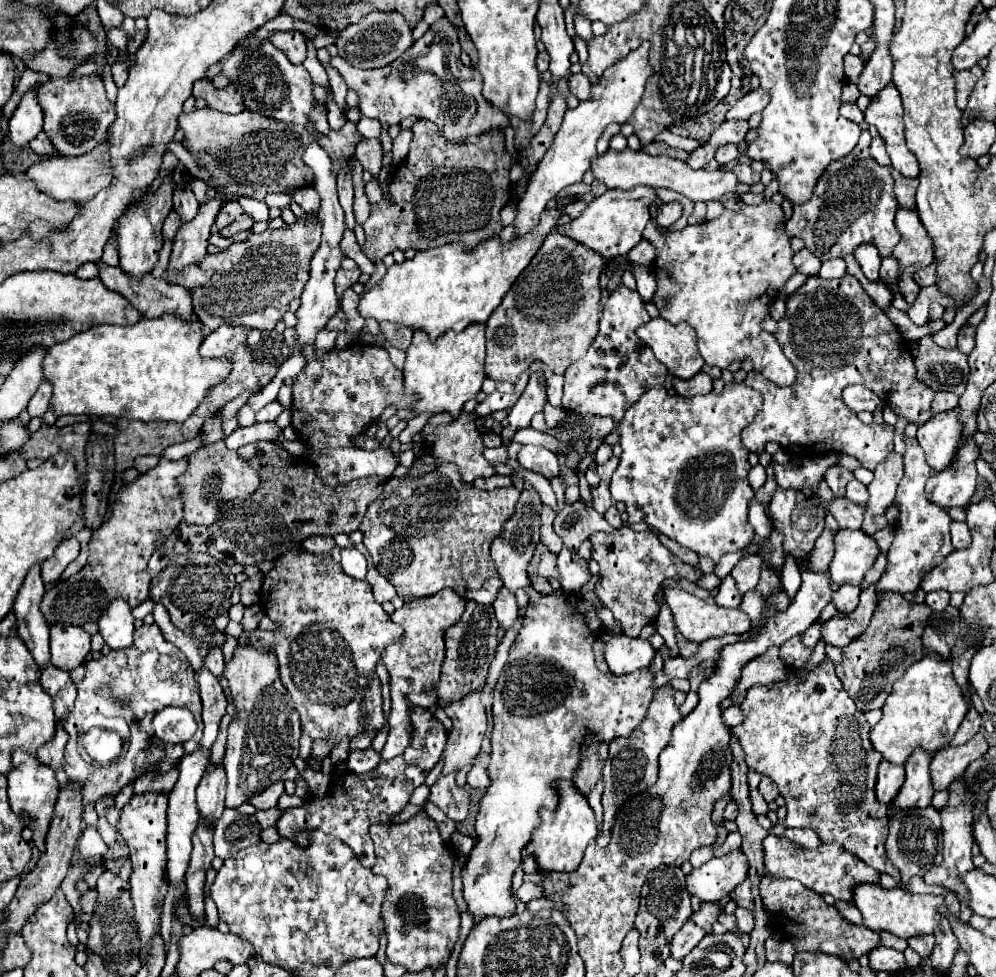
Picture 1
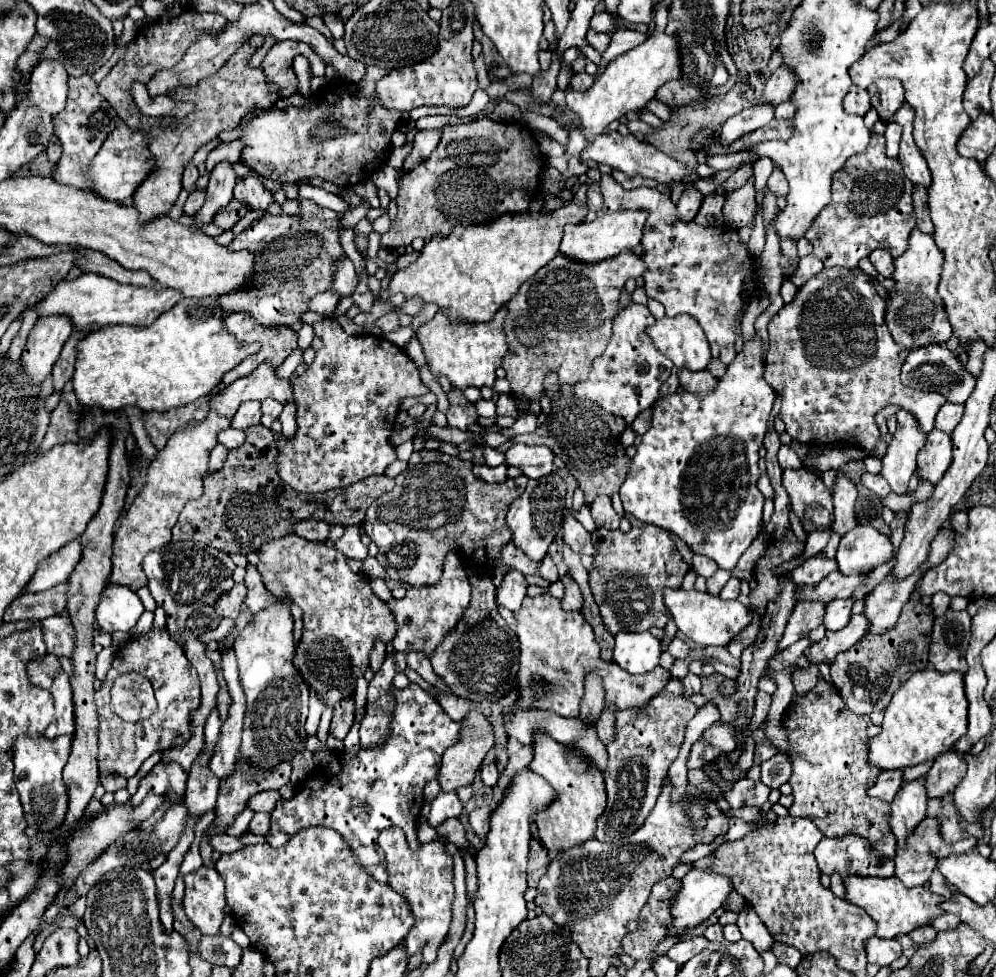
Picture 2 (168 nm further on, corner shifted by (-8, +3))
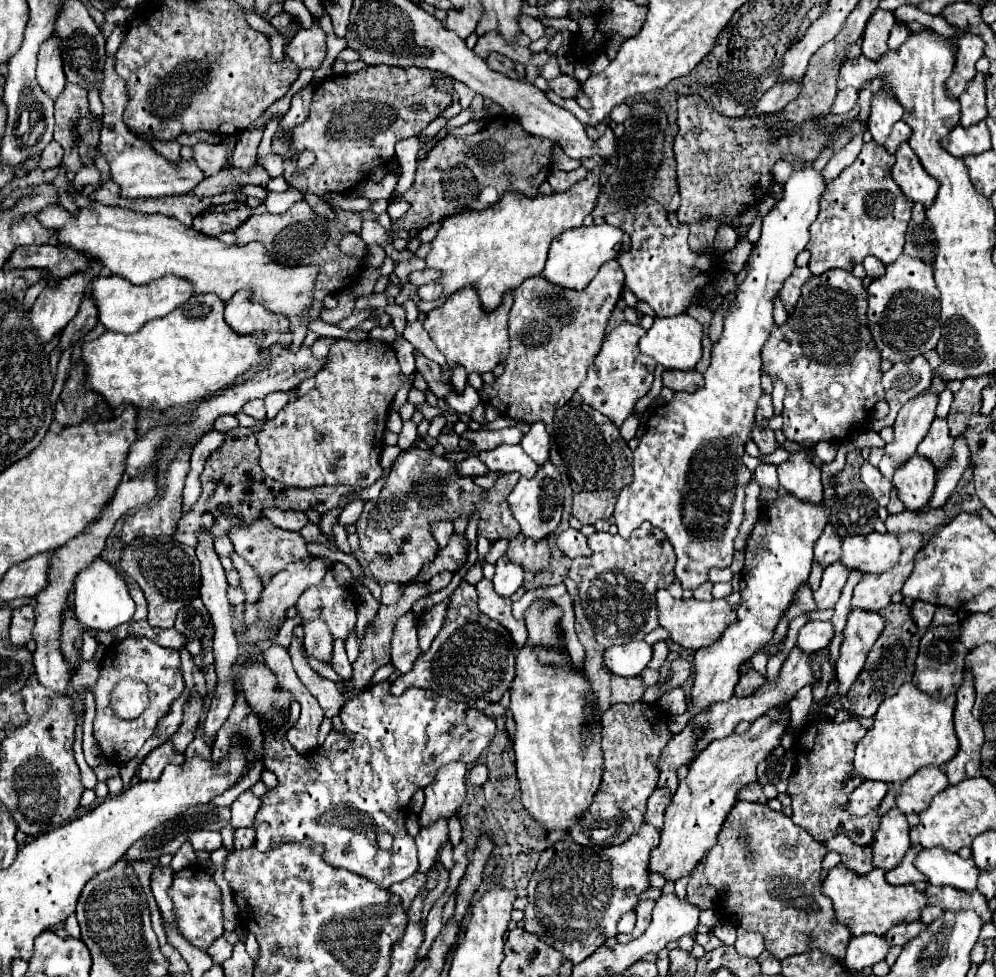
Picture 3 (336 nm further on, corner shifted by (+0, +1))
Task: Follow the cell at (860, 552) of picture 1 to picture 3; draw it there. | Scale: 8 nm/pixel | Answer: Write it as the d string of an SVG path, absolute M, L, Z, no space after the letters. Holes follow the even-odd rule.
M871 532L865 536L849 536L843 542L841 562L859 572L881 574L899 562L901 544L895 534Z

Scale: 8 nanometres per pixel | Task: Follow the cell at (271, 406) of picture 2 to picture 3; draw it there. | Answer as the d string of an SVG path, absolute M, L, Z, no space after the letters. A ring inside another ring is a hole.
M251 400L243 406L243 412L247 416L253 416L255 420L265 420L265 404L263 400Z

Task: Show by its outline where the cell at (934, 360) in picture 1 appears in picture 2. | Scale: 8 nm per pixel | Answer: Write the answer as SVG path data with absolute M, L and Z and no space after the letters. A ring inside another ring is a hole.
M923 346L917 350L911 350L909 356L905 358L905 364L901 368L901 382L905 386L917 388L917 390L931 390L943 394L949 402L963 404L973 388L975 388L975 378L967 372L963 362L947 348L947 346Z

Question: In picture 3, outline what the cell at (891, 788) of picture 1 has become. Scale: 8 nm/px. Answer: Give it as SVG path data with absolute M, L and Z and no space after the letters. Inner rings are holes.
M863 782L861 786L857 786L851 794L849 800L845 804L845 810L855 814L855 816L865 816L871 810L877 810L877 806L881 804L883 796L887 794L889 786L881 784L881 782Z

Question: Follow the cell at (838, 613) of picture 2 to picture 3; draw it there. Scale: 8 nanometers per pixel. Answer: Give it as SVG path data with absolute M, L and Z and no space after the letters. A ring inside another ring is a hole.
M807 622L797 636L797 648L801 648L801 652L809 654L809 652L817 652L821 648L825 648L829 644L829 640L833 638L833 626L831 622Z

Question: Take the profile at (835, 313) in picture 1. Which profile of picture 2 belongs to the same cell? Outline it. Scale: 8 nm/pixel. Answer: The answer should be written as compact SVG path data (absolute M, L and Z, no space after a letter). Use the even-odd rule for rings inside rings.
M823 268L817 276L805 282L791 304L785 304L769 320L769 352L765 358L767 384L781 396L781 420L787 426L787 434L811 446L849 442L859 446L865 454L883 458L887 444L875 424L875 412L887 404L895 404L911 412L919 424L919 430L931 432L935 426L935 414L947 400L937 392L919 392L901 384L899 372L903 360L899 352L905 348L893 340L885 322L885 300L879 298L875 286L861 272L847 268Z

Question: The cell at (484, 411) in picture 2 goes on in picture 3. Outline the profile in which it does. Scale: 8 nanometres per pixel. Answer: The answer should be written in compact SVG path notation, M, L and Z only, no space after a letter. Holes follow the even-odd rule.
M467 384L465 386L465 390L463 390L463 394L449 393L445 398L447 404L451 409L460 413L469 415L472 410L481 402L481 398L479 398L479 394L473 390L473 388Z

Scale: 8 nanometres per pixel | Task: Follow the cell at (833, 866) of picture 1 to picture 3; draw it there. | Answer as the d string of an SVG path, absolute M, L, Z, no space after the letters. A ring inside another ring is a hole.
M835 836L833 840L825 842L825 848L835 850L841 854L841 860L855 870L857 874L867 874L873 870L871 866L871 848L869 846L857 846L847 836Z

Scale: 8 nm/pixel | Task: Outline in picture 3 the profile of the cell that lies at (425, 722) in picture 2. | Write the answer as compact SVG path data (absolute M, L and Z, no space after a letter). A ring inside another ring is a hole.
M381 682L357 694L343 706L341 718L345 718L347 734L361 734L355 736L355 742L347 742L347 736L331 732L325 744L309 754L299 754L287 740L275 740L269 732L263 732L263 762L265 768L279 778L279 784L261 796L263 804L253 824L257 850L267 852L285 842L321 844L325 848L323 860L327 864L365 876L383 888L403 882L417 872L417 846L405 830L405 814L409 812L411 796L419 788L429 786L437 778L441 766L449 762L473 764L493 740L495 722L483 712L469 708L469 704L447 700L433 690L407 688L399 698L389 696L387 692L389 682ZM379 832L389 832L395 838L395 844L389 852L379 852Z

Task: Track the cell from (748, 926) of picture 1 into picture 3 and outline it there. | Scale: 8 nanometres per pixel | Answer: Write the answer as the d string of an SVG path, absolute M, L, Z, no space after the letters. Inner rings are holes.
M737 928L737 942L735 942L735 950L737 950L741 956L757 958L757 956L765 950L763 940L761 940L761 934L749 932L749 930L745 930L745 928Z

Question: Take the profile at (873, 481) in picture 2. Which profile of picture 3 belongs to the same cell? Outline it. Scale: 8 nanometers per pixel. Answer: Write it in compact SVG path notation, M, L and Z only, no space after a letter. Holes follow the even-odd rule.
M863 462L863 466L861 466L861 480L871 490L873 498L877 500L879 506L887 506L889 504L889 494L891 494L893 484L879 472L877 466L873 466L869 462Z

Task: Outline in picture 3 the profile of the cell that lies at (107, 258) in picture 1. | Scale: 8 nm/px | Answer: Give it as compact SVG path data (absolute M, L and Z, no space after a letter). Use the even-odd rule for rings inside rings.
M97 202L79 210L77 218L61 206L49 206L39 214L39 220L47 228L57 230L57 240L61 244L99 258L111 274L127 278L133 284L147 284L167 274L175 274L191 280L197 294L213 292L225 302L231 300L237 290L251 290L253 302L263 304L271 312L285 314L291 320L291 351L297 352L305 340L315 278L319 274L317 266L283 266L273 262L273 256L261 242L225 246L219 238L199 234L169 216L141 214Z

